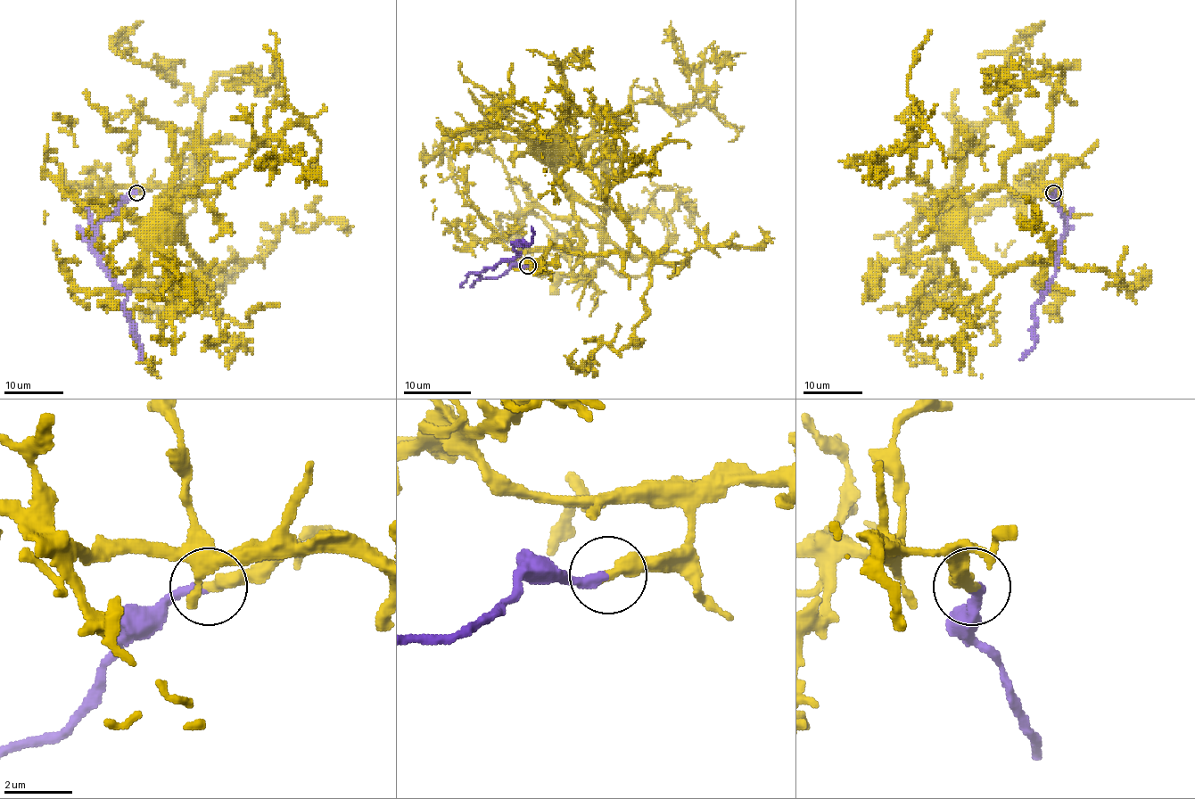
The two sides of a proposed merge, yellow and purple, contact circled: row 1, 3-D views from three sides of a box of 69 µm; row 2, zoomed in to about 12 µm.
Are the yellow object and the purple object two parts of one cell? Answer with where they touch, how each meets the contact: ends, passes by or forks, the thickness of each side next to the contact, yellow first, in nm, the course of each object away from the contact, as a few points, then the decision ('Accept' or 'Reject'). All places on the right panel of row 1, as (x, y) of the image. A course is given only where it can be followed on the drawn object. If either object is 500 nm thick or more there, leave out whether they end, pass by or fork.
Place: (1053, 193). At the ring yellow ends. At the ring purple ends. Thickness 400 nm (yellow) against 260 nm. Course of yellow: (1053, 193), (1047, 186), (1013, 194), (1007, 188), (986, 186), (973, 199), (961, 201), (945, 221). Course of purple: (1053, 193), (1065, 222), (1065, 234), (1056, 258), (1056, 274), (1046, 293), (1034, 305), (1034, 345), (1019, 358). Reject

